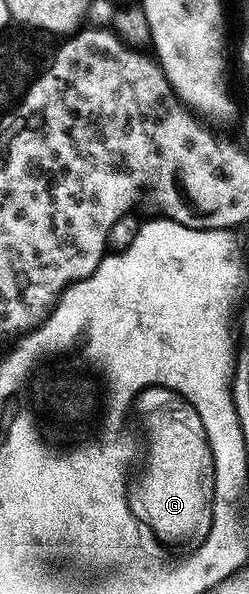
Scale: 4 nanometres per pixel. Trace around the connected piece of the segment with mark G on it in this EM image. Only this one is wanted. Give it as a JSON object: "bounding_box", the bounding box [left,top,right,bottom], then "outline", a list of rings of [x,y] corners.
{"bounding_box":[130,388,214,544],"outline":[[[154,388],[148,393],[145,393],[142,398],[142,403],[148,409],[148,432],[152,436],[152,455],[148,458],[148,471],[144,474],[144,479],[140,483],[135,483],[134,489],[130,494],[130,501],[132,503],[132,511],[136,513],[140,521],[145,522],[152,533],[162,544],[169,544],[168,542],[177,542],[183,544],[188,533],[202,532],[204,535],[208,534],[212,529],[212,489],[214,488],[214,456],[210,448],[210,440],[206,436],[206,428],[202,428],[202,416],[198,416],[198,412],[186,401],[185,398],[180,397],[175,390],[166,390],[163,388]]]}

